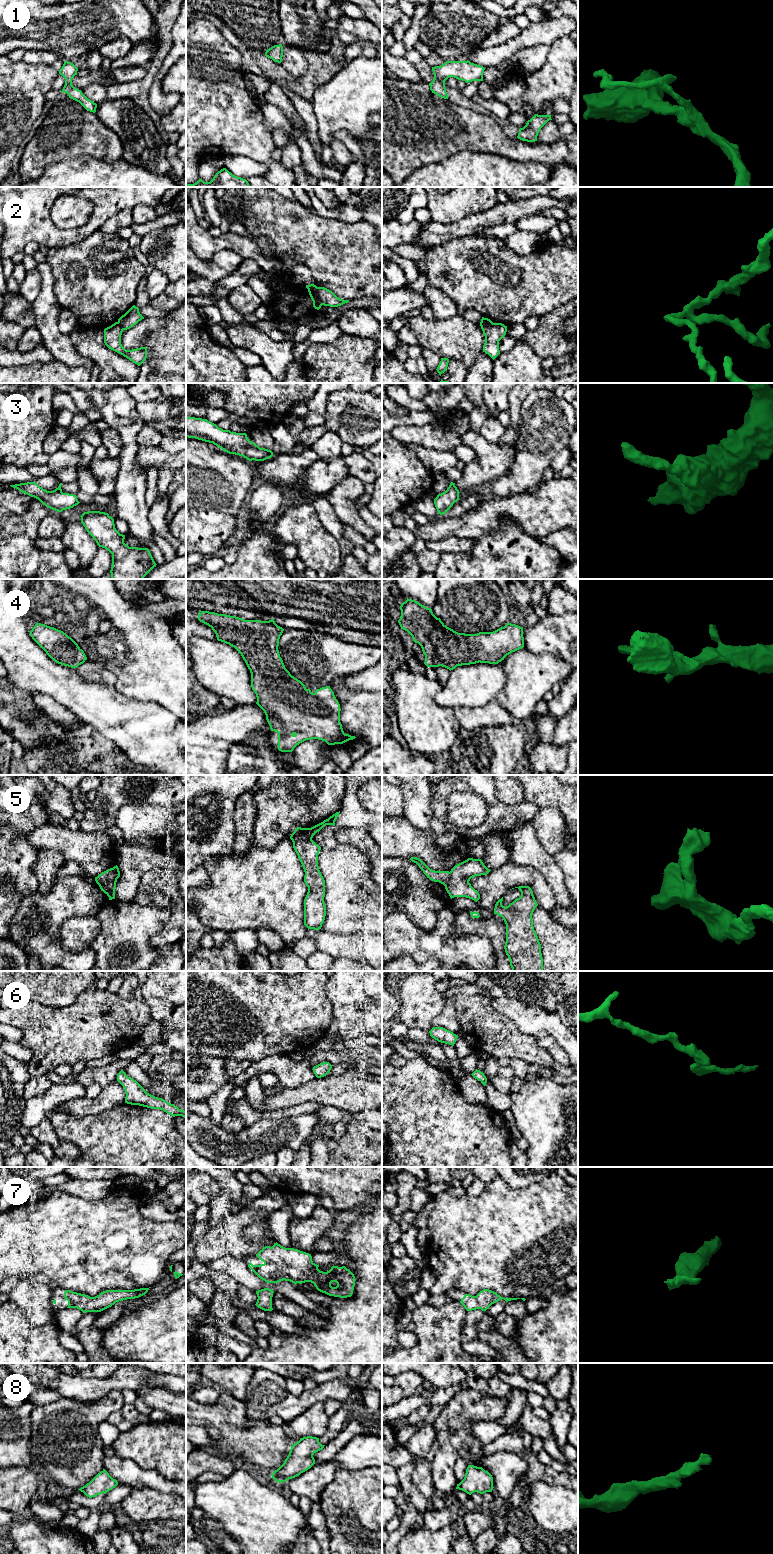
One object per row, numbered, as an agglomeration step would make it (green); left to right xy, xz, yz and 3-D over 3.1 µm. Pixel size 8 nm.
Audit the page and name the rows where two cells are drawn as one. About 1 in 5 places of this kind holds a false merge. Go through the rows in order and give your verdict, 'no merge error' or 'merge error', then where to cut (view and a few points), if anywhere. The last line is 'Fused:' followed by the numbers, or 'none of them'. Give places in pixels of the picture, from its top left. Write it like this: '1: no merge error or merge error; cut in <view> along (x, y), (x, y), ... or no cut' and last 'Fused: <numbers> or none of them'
1: no merge error; no cut
2: merge error; cut in xz along (316, 287), (316, 297), (321, 305)
3: no merge error; no cut
4: no merge error; no cut
5: merge error; cut in xy along (116, 879), (101, 881), (98, 884)
6: no merge error; no cut
7: no merge error; no cut
8: no merge error; no cut
Fused: 2, 5

